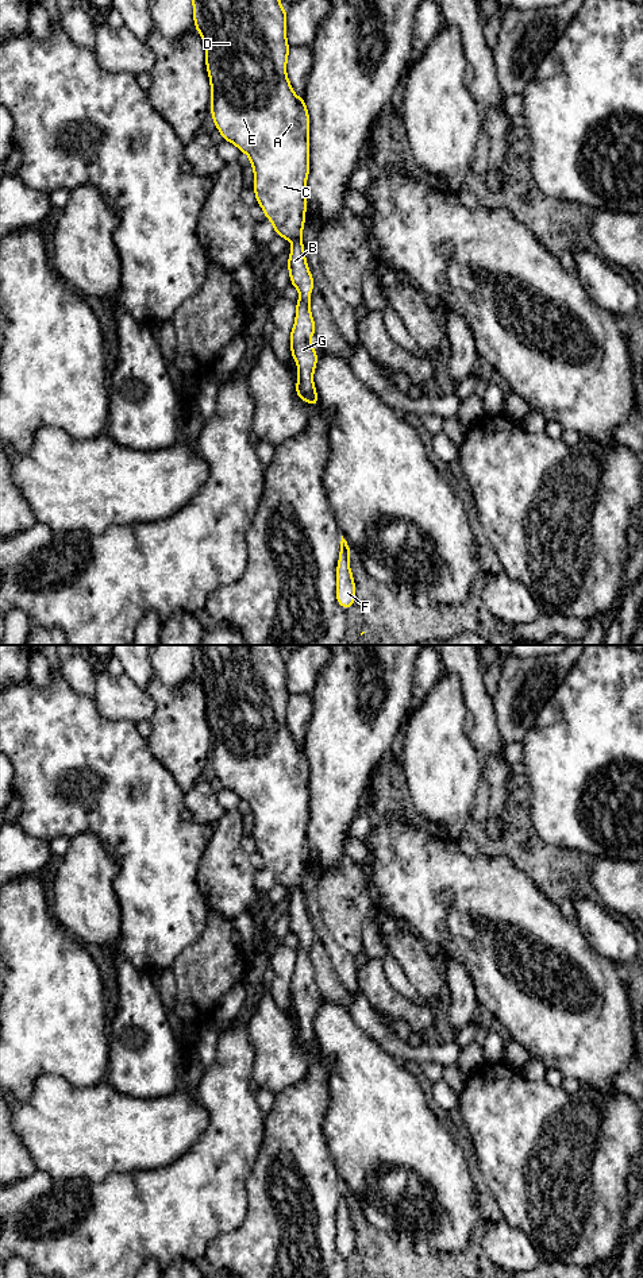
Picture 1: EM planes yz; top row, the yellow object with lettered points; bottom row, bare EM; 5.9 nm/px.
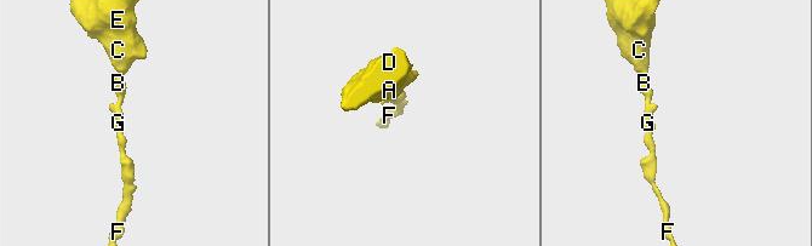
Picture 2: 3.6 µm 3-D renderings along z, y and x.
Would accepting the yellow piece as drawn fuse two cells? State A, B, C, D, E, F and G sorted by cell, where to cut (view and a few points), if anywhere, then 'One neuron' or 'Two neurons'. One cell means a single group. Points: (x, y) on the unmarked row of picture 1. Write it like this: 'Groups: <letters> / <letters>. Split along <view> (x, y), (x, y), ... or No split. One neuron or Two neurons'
Groups: A B C D E F G. No split. One neuron

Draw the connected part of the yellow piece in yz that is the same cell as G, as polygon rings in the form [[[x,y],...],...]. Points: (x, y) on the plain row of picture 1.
[[[190,645],[195,676],[205,694],[211,730],[211,761],[223,788],[246,800],[254,816],[257,852],[274,873],[276,883],[293,891],[289,907],[292,934],[300,939],[296,969],[290,980],[290,999],[299,1013],[296,1042],[315,1054],[319,1045],[313,1032],[317,1000],[309,992],[315,969],[309,957],[313,926],[305,908],[303,873],[307,857],[309,822],[309,762],[305,748],[292,737],[286,723],[290,695],[286,688],[286,659],[278,645]]]

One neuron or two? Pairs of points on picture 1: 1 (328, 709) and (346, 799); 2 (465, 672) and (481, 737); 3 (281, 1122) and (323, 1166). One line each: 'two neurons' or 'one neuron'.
1: one neuron
2: one neuron
3: one neuron

